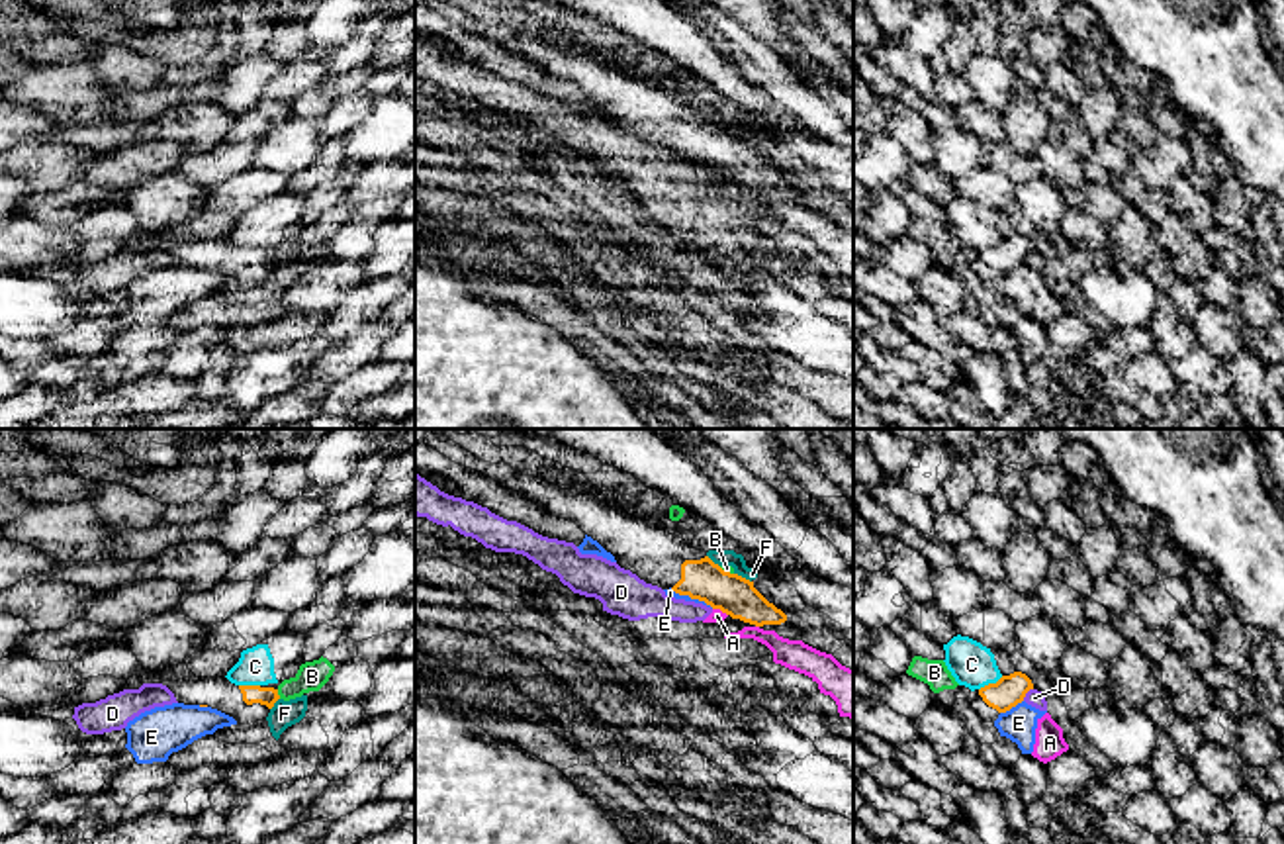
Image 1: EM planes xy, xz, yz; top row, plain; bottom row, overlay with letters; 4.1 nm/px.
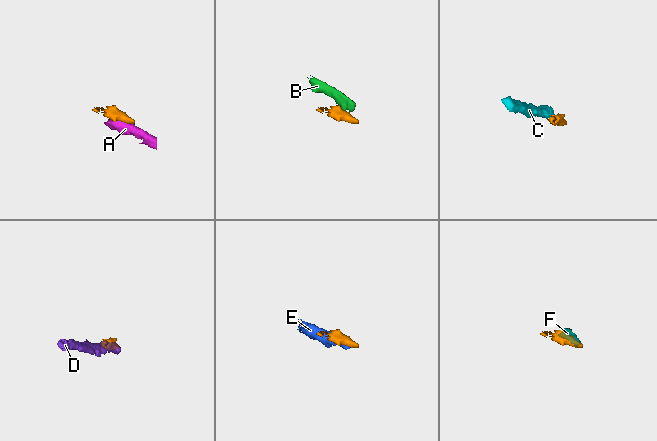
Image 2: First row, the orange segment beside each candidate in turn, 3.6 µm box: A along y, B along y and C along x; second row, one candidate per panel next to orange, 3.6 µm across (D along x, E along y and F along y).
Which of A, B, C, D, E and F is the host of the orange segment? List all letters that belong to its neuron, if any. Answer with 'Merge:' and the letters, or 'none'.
Merge: none

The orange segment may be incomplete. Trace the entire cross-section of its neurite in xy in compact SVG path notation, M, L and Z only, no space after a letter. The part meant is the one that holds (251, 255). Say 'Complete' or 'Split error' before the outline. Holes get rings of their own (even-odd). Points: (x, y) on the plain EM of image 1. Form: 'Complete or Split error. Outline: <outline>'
Split error. Outline: M184 239L166 247L178 264L217 270L241 286L268 278L280 260L278 251L235 247L227 239Z

